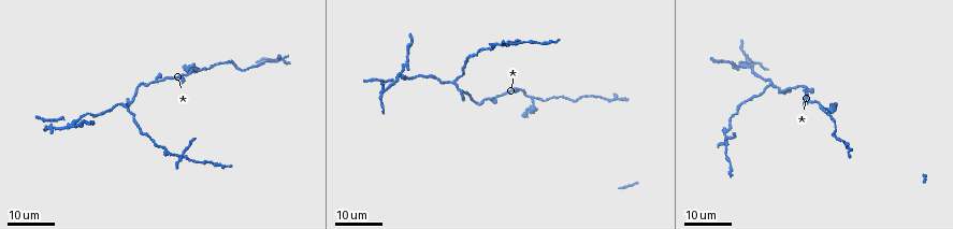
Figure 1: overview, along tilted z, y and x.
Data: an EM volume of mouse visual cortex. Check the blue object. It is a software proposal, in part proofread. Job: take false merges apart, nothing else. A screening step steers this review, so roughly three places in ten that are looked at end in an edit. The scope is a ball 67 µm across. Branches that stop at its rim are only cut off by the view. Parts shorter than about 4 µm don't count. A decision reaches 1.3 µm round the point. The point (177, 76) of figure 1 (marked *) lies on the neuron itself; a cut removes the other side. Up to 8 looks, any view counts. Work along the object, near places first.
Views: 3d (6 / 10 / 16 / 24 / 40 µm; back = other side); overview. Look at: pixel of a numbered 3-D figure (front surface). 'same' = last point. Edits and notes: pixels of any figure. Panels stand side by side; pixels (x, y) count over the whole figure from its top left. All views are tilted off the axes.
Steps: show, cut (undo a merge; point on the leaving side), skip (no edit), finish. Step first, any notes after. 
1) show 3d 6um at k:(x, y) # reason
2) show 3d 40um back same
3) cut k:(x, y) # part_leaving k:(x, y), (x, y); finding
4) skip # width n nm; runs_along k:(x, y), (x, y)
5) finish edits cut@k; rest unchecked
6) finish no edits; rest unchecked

show 3d 24um at 1:(183, 155) # four or more arms meet

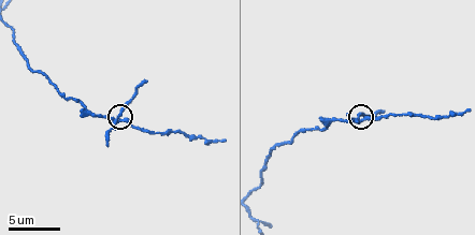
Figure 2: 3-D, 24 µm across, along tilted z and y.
show 3d 6um at 2:(117, 122)

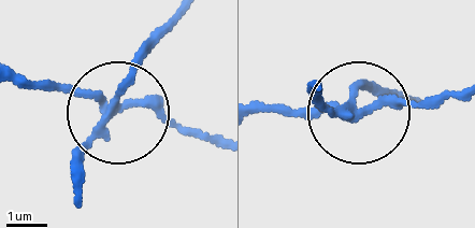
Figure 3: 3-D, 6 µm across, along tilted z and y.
cut 3:(74, 164) # side_arm 5 um; part_leaving 3:(109, 113), (173, 23); a second neuron is stuck on

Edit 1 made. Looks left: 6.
show overview # see it whole again

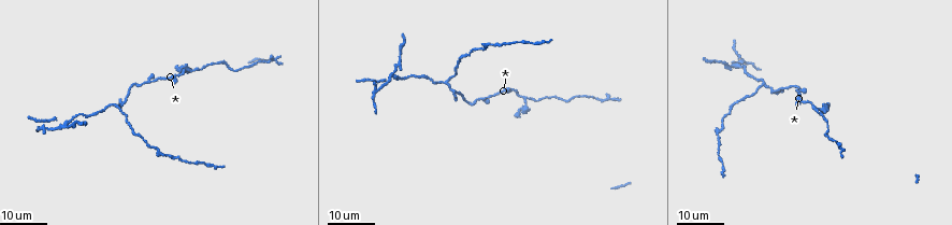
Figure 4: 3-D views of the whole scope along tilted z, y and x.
show 3d 16um at 4:(92, 116) # calibre changes

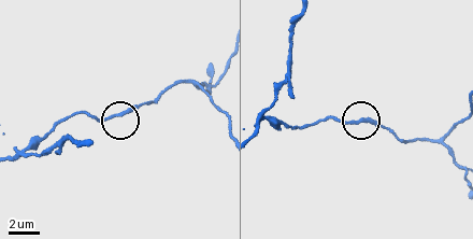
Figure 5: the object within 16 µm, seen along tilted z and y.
show 3d 6um at 5:(112, 117)

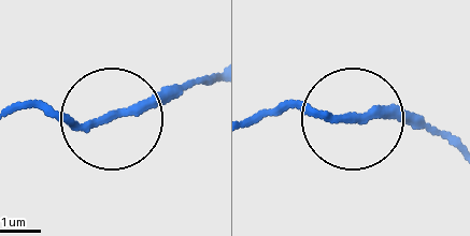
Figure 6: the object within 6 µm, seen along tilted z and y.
skip # runs_along 6:(446, 143), (396, 119), (255, 112); all the same neuron

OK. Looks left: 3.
show 3d 24um at 4:(765, 81) # three-way junction

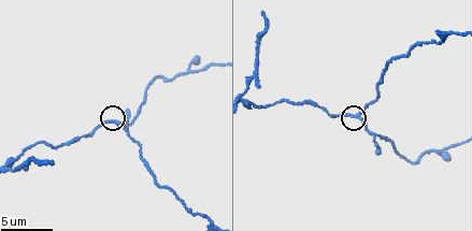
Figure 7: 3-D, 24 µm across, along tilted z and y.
show 3d 6um at 7:(116, 121)

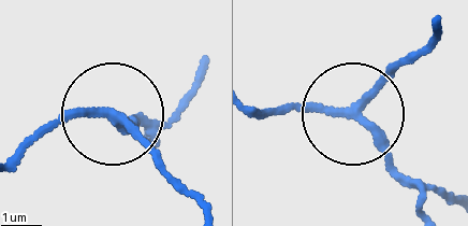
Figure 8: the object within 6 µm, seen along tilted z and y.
skip # arms 3; runs_along 8:(183, 96), (158, 125), (73, 115), (26, 136); continuous, no second neuron

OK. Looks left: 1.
finish edits cut@3; rest unchecked

